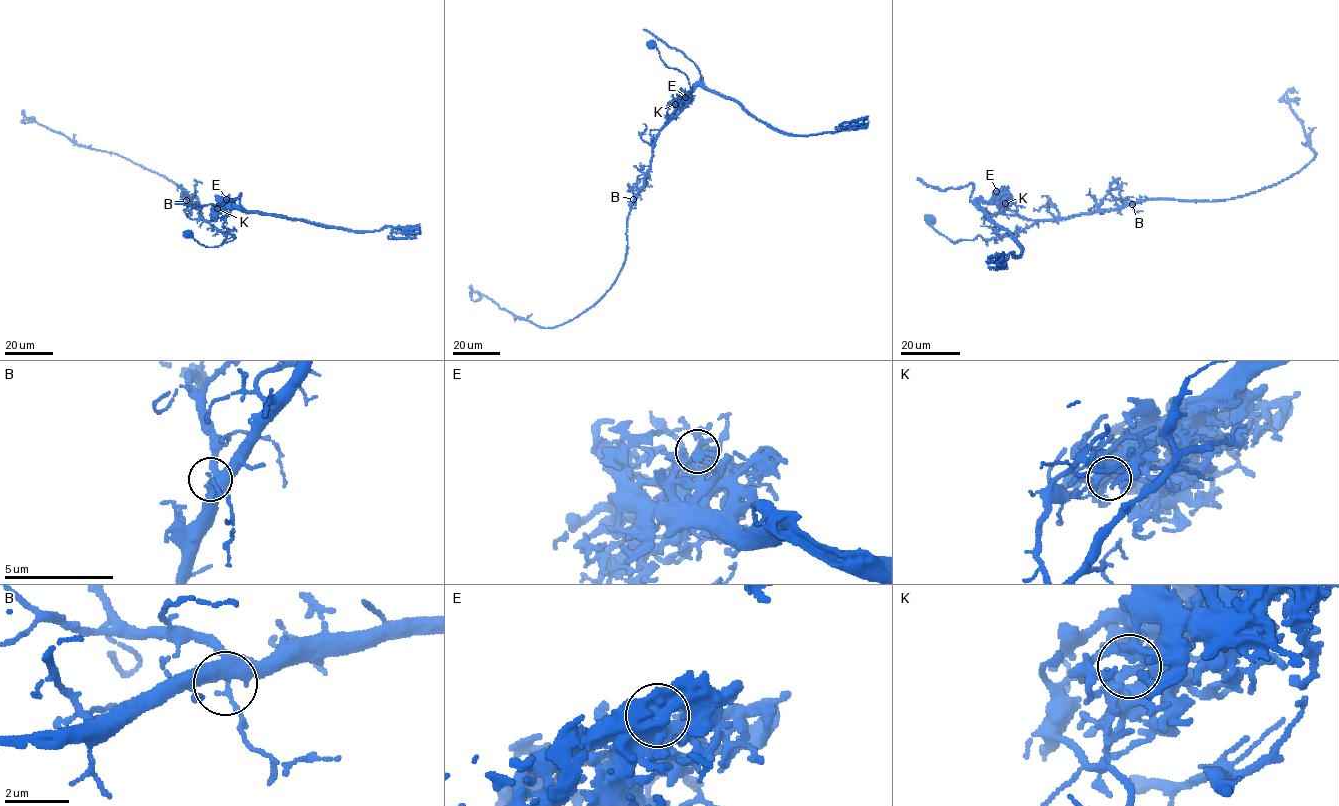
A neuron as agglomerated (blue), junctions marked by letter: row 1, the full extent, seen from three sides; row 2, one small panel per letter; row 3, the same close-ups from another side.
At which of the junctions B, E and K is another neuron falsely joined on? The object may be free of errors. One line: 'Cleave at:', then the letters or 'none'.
Cleave at: K

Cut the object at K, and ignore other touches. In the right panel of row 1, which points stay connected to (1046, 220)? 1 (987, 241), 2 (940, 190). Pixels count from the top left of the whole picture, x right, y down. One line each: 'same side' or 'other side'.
1: same side
2: other side

